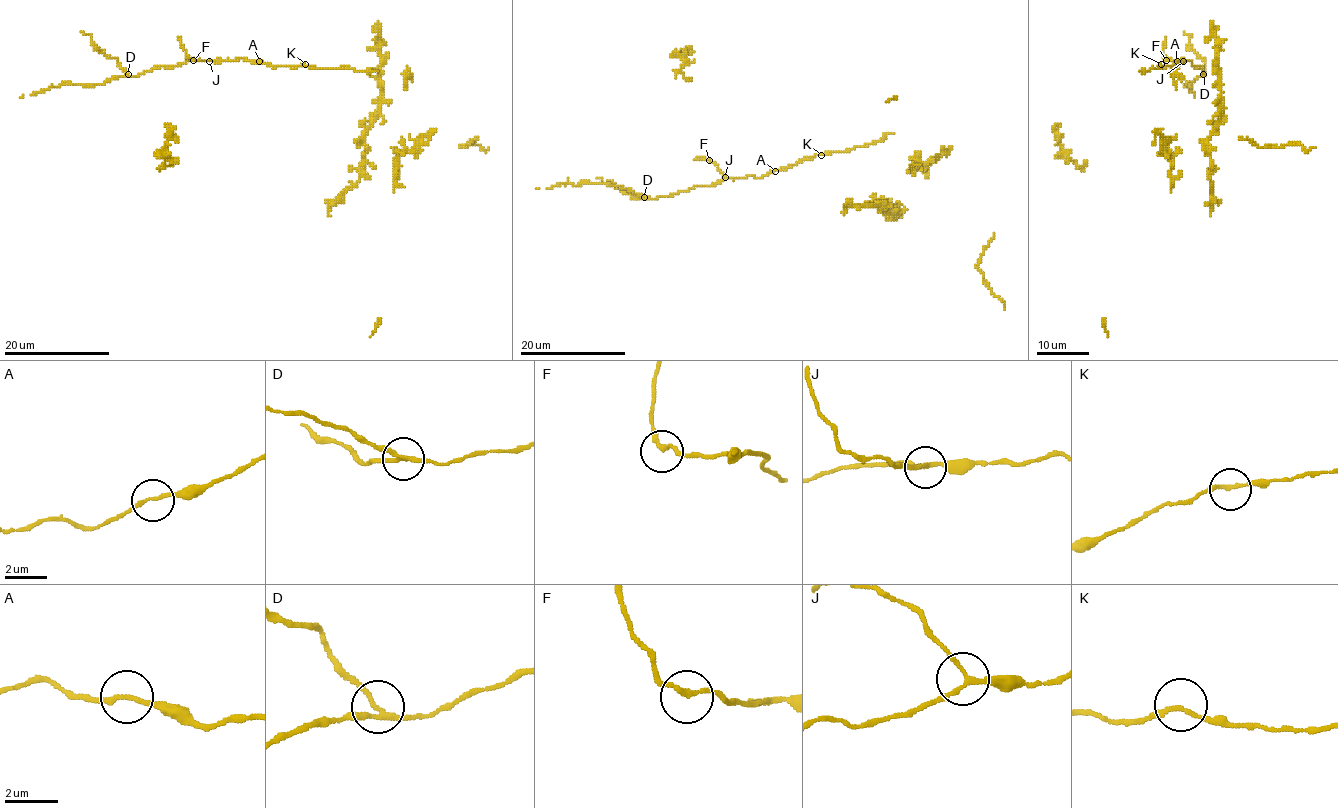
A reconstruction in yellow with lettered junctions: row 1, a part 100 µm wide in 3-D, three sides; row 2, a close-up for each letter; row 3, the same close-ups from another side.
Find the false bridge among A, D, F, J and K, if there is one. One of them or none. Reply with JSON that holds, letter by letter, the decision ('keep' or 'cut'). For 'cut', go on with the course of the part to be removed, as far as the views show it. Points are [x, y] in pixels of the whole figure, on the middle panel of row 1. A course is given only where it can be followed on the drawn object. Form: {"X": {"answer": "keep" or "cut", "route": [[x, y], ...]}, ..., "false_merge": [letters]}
{"A": {"answer": "keep"}, "D": {"answer": "cut", "route": [[643, 197], [633, 198], [597, 177]]}, "F": {"answer": "keep"}, "J": {"answer": "keep"}, "K": {"answer": "keep"}, "false_merge": ["D"]}

